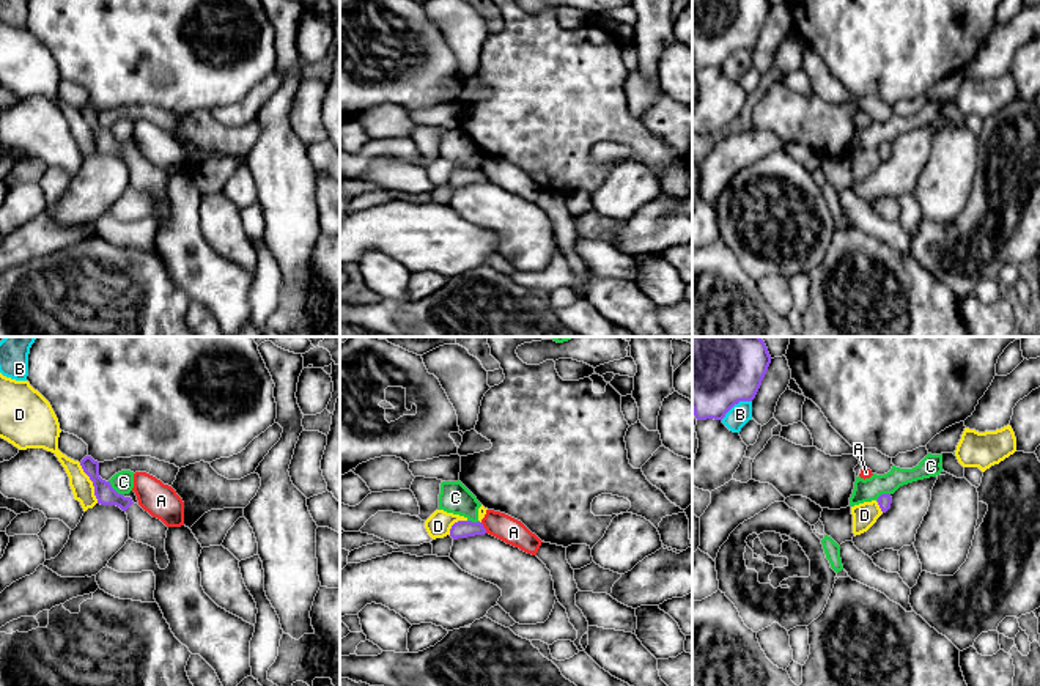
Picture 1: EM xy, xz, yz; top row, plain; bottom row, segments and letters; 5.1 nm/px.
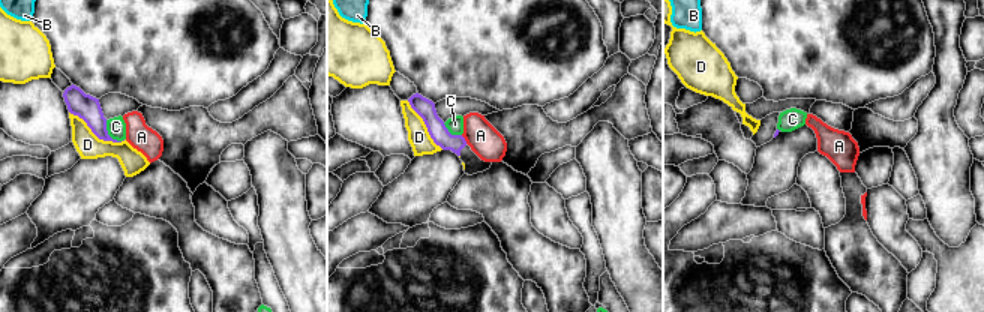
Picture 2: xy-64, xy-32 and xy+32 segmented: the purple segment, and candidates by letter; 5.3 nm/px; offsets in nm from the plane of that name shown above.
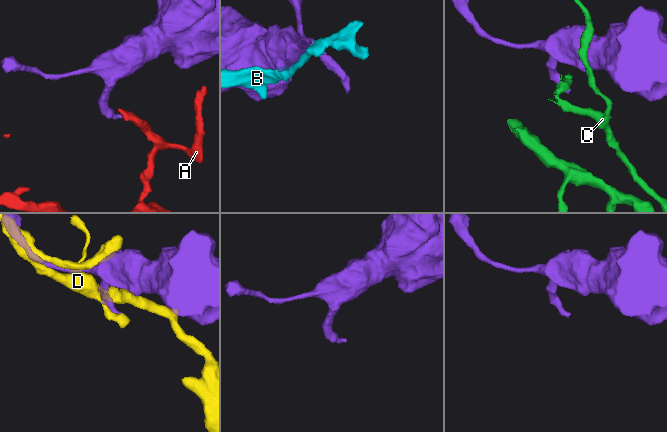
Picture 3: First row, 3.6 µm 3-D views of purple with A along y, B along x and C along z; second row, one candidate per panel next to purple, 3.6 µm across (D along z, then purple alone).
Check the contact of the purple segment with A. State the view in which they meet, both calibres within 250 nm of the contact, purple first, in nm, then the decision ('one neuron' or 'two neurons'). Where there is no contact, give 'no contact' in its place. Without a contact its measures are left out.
meets purple in xz; 90 nm thick on the purple side, 130 nm on the other; two neurons

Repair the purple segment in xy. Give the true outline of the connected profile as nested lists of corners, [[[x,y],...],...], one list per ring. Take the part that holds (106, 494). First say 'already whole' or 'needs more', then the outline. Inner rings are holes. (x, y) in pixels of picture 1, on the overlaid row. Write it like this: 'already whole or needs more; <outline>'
needs more; [[[85,456],[80,461],[83,472],[90,477],[94,486],[94,496],[101,505],[116,505],[126,514],[129,521],[129,538],[148,544],[156,549],[156,562],[160,570],[165,570],[170,563],[165,552],[165,538],[168,527],[157,518],[153,518],[138,503],[134,503],[131,497],[118,494],[110,481],[99,477],[99,463],[91,456]]]

